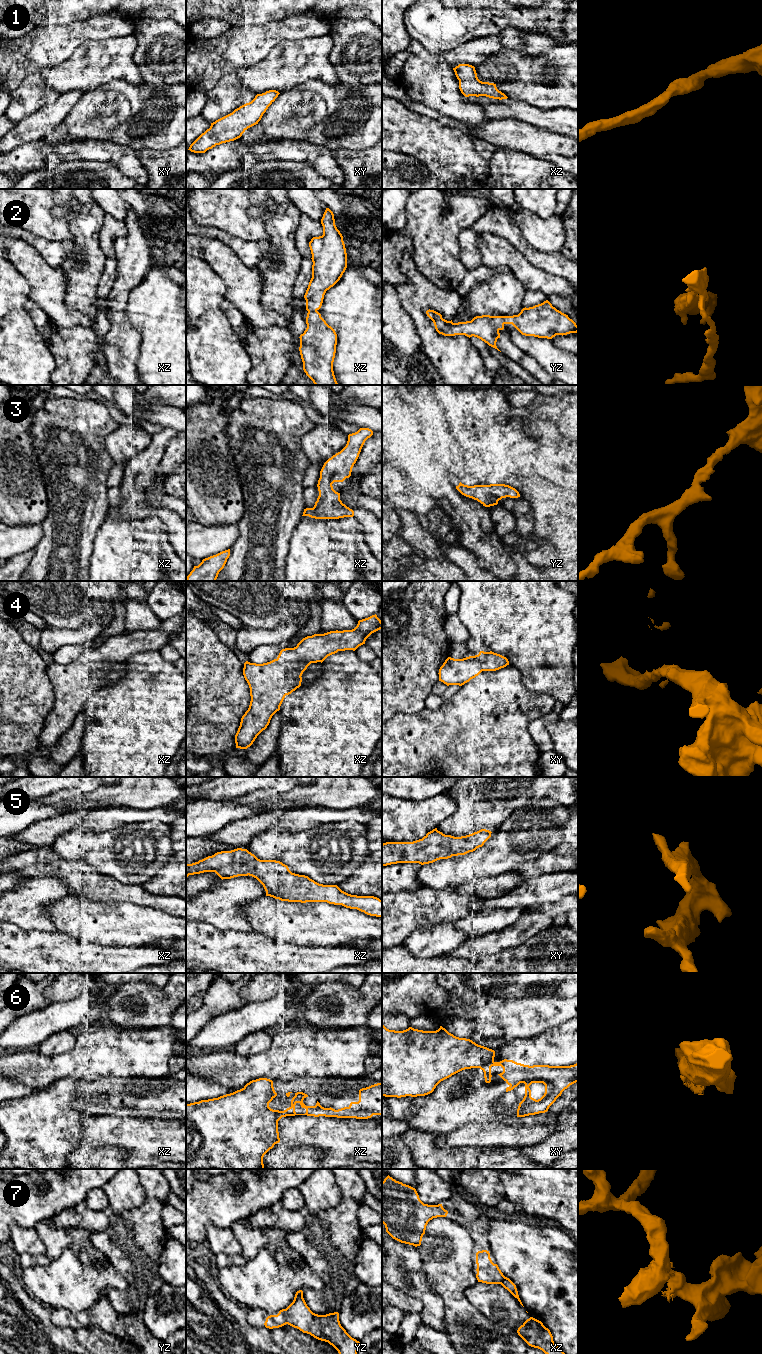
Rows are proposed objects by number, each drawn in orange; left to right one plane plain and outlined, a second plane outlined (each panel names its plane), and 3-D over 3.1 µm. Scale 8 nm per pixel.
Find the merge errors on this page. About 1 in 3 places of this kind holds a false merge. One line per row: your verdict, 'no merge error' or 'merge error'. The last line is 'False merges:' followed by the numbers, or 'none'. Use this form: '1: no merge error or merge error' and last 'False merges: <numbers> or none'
1: no merge error
2: no merge error
3: no merge error
4: no merge error
5: no merge error
6: merge error
7: merge error
False merges: 6, 7

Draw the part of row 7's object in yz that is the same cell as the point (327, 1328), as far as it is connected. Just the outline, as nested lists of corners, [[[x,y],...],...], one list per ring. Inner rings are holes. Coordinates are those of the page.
[[[301,1296],[286,1308],[285,1320],[288,1325],[303,1333],[328,1342],[339,1354],[357,1354],[360,1342],[352,1338],[341,1326],[338,1312],[315,1314]]]

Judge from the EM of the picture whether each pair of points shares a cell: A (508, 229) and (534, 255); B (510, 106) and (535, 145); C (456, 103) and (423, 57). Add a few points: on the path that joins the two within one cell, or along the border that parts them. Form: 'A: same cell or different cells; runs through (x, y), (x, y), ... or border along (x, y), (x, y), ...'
A: same cell; runs through (513, 236), (527, 250)
B: different cells; border along (495, 120), (516, 119), (541, 129)
C: same cell; runs through (445, 92), (423, 68)

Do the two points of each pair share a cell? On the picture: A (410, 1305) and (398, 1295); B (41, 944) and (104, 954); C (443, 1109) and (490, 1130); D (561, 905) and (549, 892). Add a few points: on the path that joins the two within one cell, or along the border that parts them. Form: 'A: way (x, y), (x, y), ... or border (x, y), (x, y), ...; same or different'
A: way (407, 1303), (401, 1298); same
B: way (57, 954), (88, 954); same
C: border (496, 1118), (470, 1122), (452, 1132); different
D: border (567, 894), (555, 902), (546, 902), (542, 905); different

